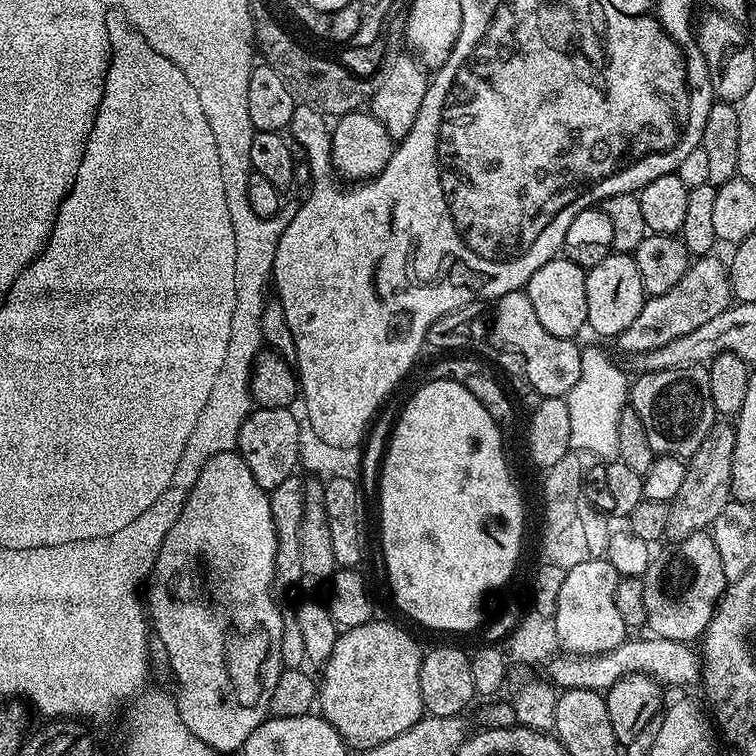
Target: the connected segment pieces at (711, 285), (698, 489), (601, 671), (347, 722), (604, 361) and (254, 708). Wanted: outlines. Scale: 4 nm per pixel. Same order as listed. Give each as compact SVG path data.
M709 254L693 259L686 274L682 274L682 282L678 282L678 286L670 286L666 294L648 296L642 310L638 310L638 318L634 318L634 322L630 322L626 330L622 330L619 339L624 342L640 340L639 347L644 350L657 348L667 340L682 338L682 334L690 334L690 330L702 326L702 322L710 322L710 318L717 317L731 307L734 297L727 265L715 256Z
M717 422L713 424L710 434L706 434L702 446L698 446L693 456L687 457L686 478L668 509L664 534L669 541L679 542L690 538L690 534L705 531L712 525L714 518L718 518L718 510L730 502L735 445L735 427L728 422Z
M652 636L648 640L625 639L614 650L603 652L597 656L574 656L571 654L556 654L546 664L547 678L557 689L581 688L607 693L624 676L642 672L653 676L661 685L696 684L702 680L702 660L691 643L683 640L667 640L661 636Z
M373 618L362 626L343 629L334 642L333 652L322 667L324 677L318 680L318 712L338 730L344 743L353 749L373 748L390 738L398 738L425 715L422 686L418 686L422 648L404 628L388 620Z
M581 347L580 357L582 374L566 397L570 410L570 442L572 448L590 450L590 454L608 462L618 450L618 418L630 404L629 373L624 373L600 348Z
M239 451L219 452L214 454L202 466L202 474L198 474L198 482L190 490L174 526L170 526L170 534L162 542L162 550L158 550L158 558L152 567L152 574L146 584L146 611L150 617L154 636L164 643L164 652L168 655L168 664L176 675L176 705L182 714L182 722L186 722L186 730L194 734L194 738L202 738L206 746L213 748L217 754L224 752L239 753L243 749L246 738L264 720L269 719L270 694L274 694L274 685L278 683L282 671L280 643L286 623L286 616L280 613L276 600L272 597L272 579L276 576L276 516L272 507L271 495L258 482L254 482L254 474L250 474L250 466L241 458Z

